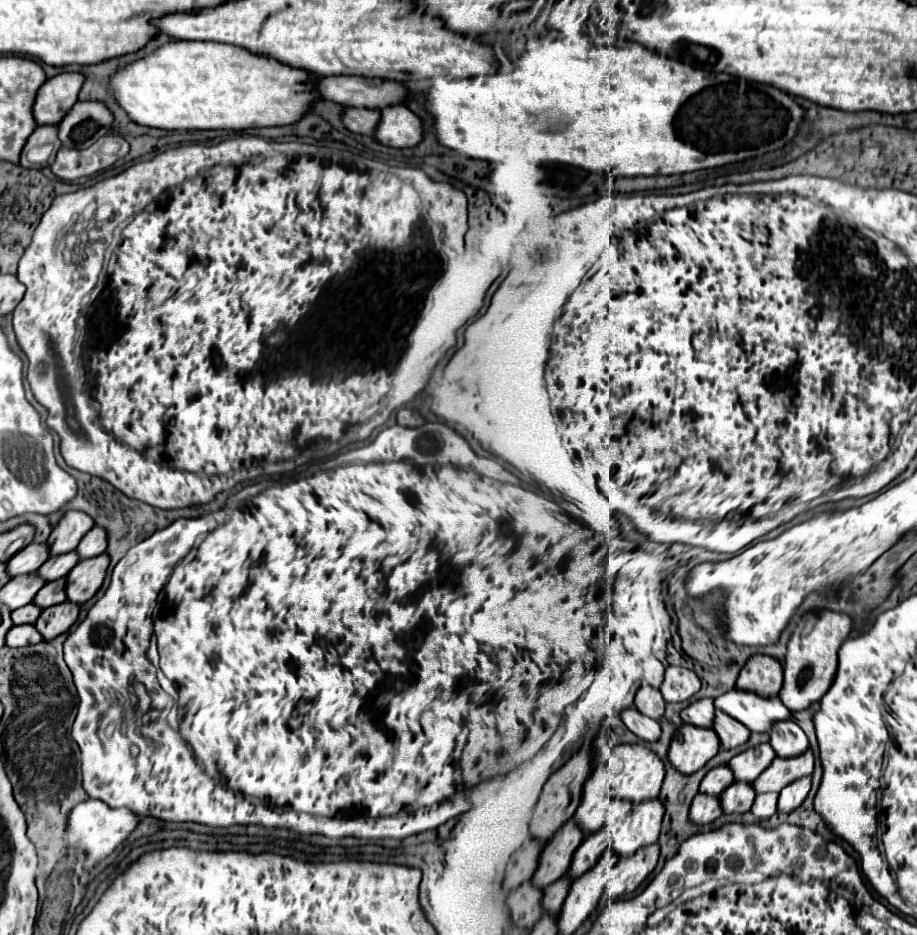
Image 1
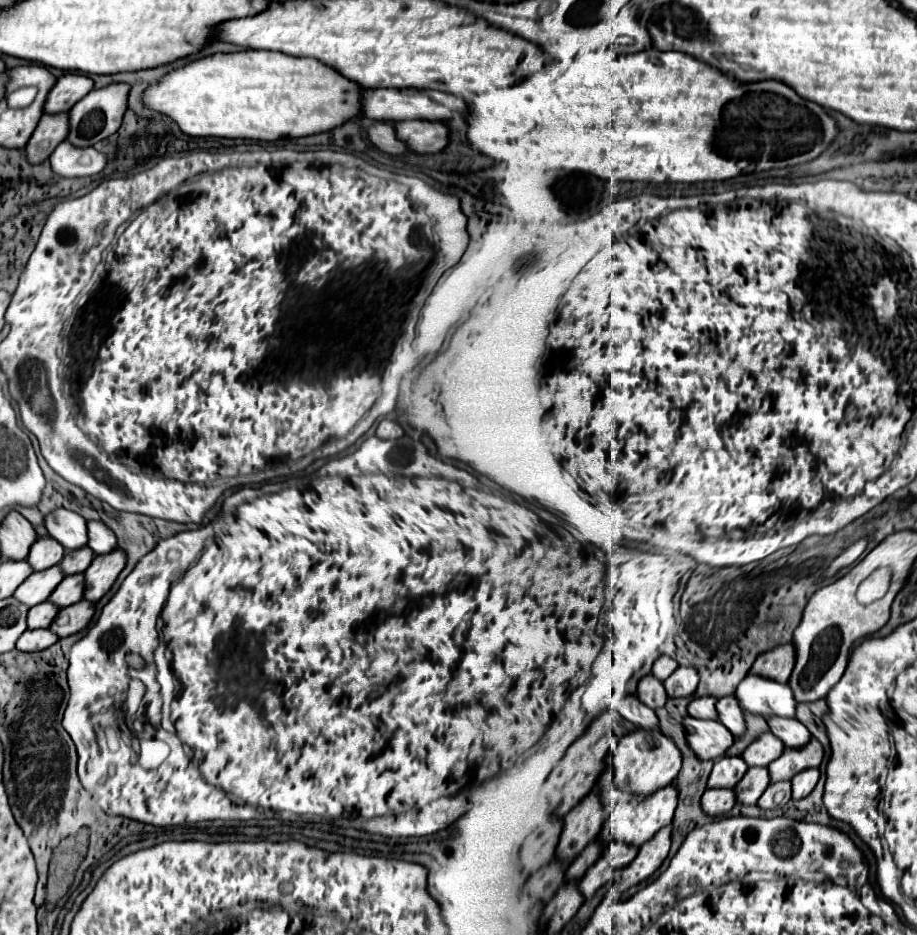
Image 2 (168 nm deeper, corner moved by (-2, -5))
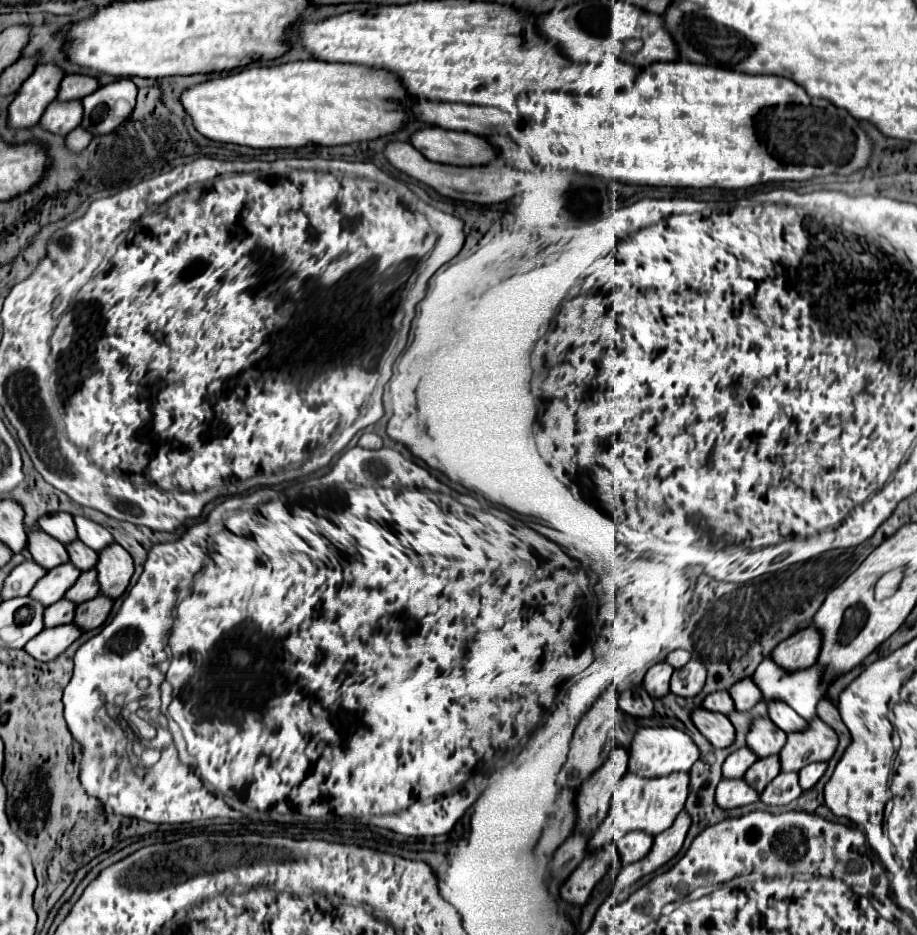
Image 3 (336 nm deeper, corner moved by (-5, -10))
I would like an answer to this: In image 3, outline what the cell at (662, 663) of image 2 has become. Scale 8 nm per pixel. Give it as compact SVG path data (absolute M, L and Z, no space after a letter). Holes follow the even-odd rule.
M674 650L674 652L670 652L670 654L668 654L666 662L668 662L668 664L672 664L674 668L680 668L680 666L684 666L690 658L692 658L692 654L690 654L688 650Z

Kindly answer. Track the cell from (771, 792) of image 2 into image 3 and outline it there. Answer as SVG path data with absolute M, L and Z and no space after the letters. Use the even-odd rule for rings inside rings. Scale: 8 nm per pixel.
M780 772L760 794L760 800L764 804L776 804L784 806L796 800L802 794L802 788L798 784L798 774L796 772Z

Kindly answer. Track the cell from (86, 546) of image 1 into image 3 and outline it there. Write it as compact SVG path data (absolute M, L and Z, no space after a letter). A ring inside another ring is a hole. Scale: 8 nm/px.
M74 516L74 524L76 524L78 540L82 540L88 548L92 548L96 552L100 552L102 548L106 548L114 542L112 534L104 526L100 526L84 516Z

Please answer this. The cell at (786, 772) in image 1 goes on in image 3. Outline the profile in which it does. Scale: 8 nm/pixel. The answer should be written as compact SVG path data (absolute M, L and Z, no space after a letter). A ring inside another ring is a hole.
M812 718L802 732L790 732L786 746L780 750L784 772L800 772L806 764L826 762L838 746L838 734L822 718Z

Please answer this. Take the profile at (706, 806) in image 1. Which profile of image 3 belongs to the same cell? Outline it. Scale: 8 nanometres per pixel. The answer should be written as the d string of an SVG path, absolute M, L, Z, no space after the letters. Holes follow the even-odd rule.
M722 778L720 784L718 784L718 788L716 788L716 802L724 810L756 802L758 798L760 798L758 792L752 790L752 788L748 788L748 784L744 782L744 778L734 778L734 780Z

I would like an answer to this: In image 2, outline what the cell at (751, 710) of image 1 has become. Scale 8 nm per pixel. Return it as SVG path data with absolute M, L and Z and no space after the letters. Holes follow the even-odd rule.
M747 675L739 683L735 697L745 713L761 715L765 719L773 715L795 717L795 699L793 693L789 691L789 685Z

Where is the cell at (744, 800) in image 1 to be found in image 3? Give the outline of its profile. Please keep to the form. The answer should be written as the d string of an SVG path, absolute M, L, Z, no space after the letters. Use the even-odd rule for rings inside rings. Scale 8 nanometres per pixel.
M768 756L762 760L756 760L756 764L752 764L748 768L748 772L744 774L744 780L756 788L758 792L762 792L766 788L766 784L776 778L780 774L780 758L778 756Z

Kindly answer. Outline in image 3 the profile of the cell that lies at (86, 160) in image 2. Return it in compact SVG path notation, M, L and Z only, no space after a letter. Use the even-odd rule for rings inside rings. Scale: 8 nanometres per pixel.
M78 126L76 130L72 130L72 132L68 134L66 144L68 144L70 150L80 152L80 150L84 150L84 148L90 144L90 140L92 140L92 134L90 134L88 130L84 130L82 126Z

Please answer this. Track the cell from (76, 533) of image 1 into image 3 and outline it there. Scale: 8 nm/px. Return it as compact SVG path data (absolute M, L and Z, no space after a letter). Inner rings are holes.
M56 512L56 514L42 516L38 520L38 526L62 544L70 544L72 540L76 540L76 526L72 526L72 516L66 514L66 512Z

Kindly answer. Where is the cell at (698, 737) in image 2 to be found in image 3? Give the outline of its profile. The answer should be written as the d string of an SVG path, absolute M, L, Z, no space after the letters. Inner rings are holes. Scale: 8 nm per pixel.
M696 708L692 712L692 720L696 724L696 728L708 738L710 744L714 744L716 748L726 748L734 742L734 726L728 720L726 714L720 712L712 712L706 708Z

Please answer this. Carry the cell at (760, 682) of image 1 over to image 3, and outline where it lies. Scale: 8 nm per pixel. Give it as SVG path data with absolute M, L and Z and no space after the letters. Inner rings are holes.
M816 626L798 630L774 648L772 658L776 658L776 662L786 670L804 670L816 662L822 646L820 638L822 634Z

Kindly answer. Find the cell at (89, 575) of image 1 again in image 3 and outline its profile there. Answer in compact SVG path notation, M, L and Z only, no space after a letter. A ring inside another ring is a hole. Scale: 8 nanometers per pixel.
M114 542L98 552L96 570L98 570L100 592L116 600L124 594L124 590L130 584L130 578L134 574L134 562L132 556L128 556L128 552Z

